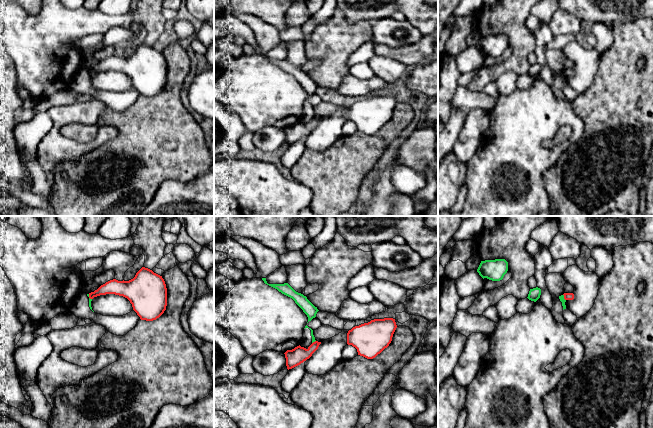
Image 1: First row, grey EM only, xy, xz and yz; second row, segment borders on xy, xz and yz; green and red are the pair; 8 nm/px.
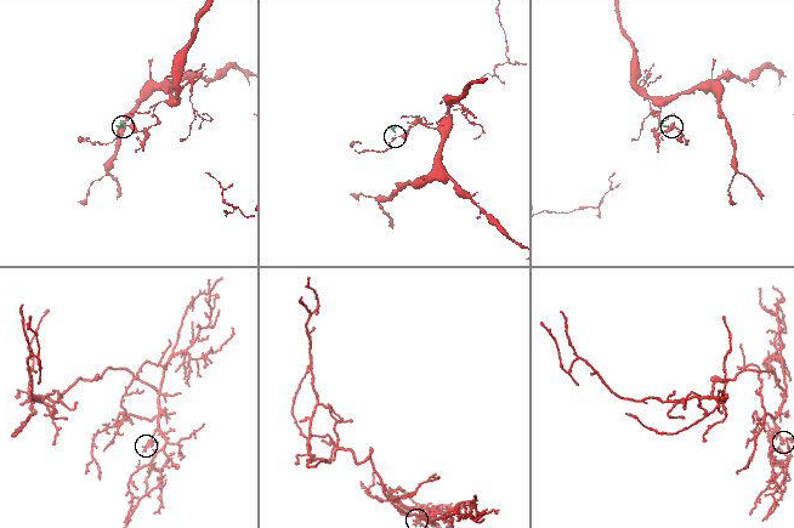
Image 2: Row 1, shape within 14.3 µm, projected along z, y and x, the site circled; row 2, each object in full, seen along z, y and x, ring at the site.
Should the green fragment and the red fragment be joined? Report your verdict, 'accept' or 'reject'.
reject

